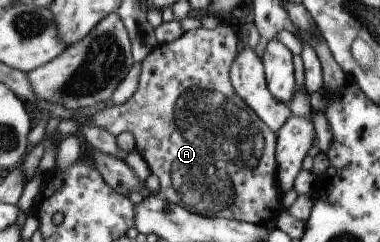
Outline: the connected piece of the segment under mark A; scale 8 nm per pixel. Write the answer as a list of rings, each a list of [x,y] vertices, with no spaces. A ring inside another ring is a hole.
[[[217,24],[212,30],[203,27],[188,30],[167,44],[156,44],[155,48],[152,48],[151,52],[140,62],[140,75],[135,92],[123,104],[112,104],[110,107],[101,106],[101,110],[97,111],[97,114],[94,114],[89,120],[95,126],[104,128],[113,136],[125,131],[131,132],[135,151],[145,161],[149,172],[157,176],[160,186],[159,192],[170,203],[178,204],[186,208],[189,212],[206,217],[223,217],[225,219],[234,219],[254,225],[261,225],[265,224],[268,220],[277,219],[283,207],[281,203],[282,194],[276,183],[276,160],[274,157],[276,133],[269,130],[267,125],[261,122],[257,115],[253,114],[230,85],[228,70],[239,49],[240,42],[238,34],[234,33],[227,25],[220,24]]]

